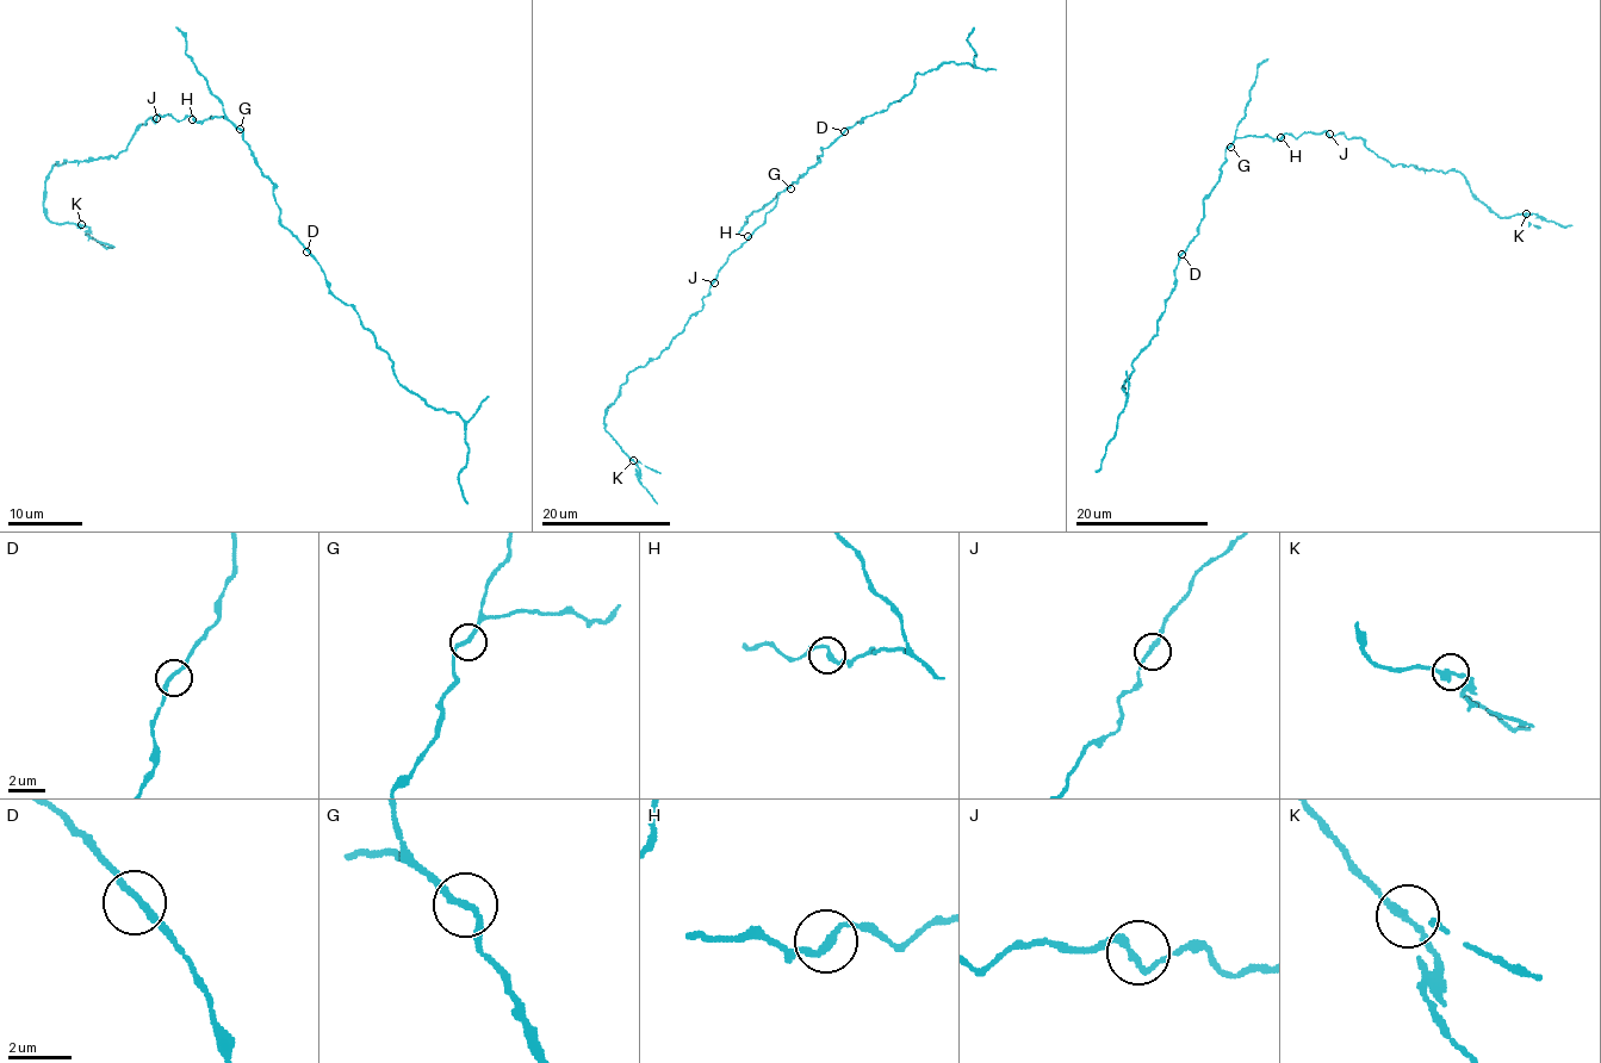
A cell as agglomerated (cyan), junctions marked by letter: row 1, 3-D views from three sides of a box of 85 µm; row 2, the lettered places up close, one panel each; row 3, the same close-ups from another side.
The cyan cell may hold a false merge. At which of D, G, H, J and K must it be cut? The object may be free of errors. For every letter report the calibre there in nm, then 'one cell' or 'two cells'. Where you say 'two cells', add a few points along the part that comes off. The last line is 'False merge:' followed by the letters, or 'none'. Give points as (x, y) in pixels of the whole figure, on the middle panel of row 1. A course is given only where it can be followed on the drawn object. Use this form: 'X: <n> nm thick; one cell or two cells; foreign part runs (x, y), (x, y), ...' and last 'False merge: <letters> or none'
D: 200 nm thick; one cell
G: 200 nm thick; one cell
H: 190 nm thick; one cell
J: 200 nm thick; one cell
K: 200 nm thick; two cells; foreign part runs (633, 460), (639, 468), (639, 483), (657, 504)
False merge: K

